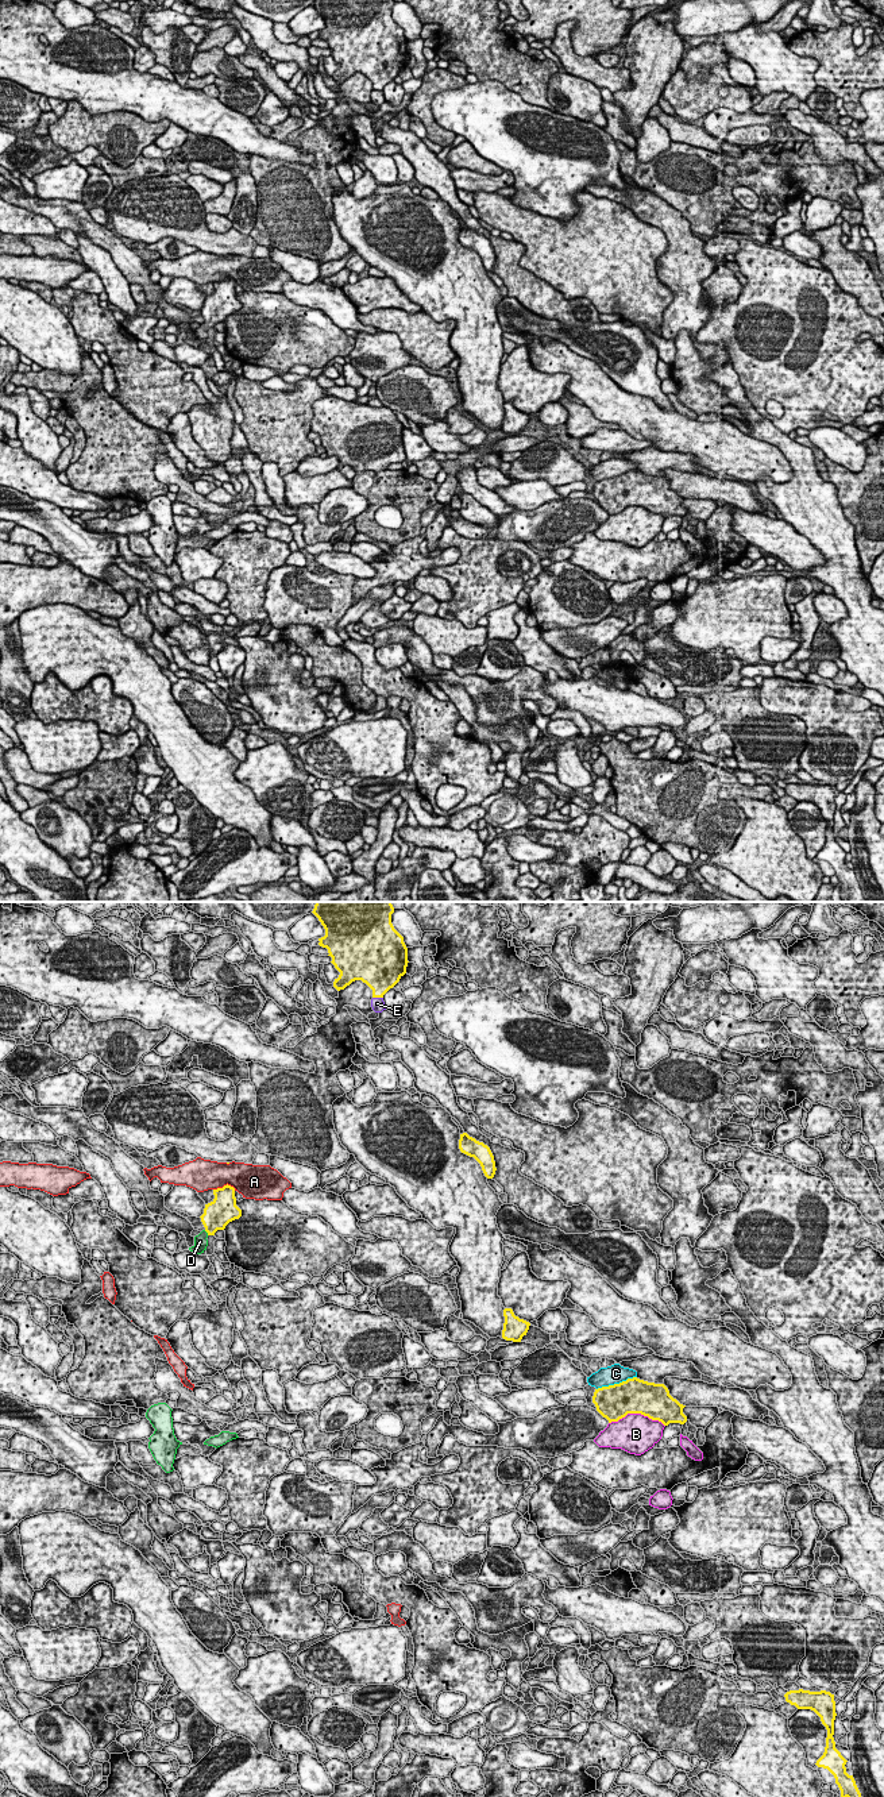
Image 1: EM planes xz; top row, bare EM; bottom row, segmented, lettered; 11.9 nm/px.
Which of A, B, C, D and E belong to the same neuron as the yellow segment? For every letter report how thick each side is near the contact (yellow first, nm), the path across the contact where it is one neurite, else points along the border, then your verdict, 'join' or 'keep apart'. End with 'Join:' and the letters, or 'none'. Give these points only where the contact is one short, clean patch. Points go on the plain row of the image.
A: 280/360 nm | keep apart
B: 420/460 nm | keep apart
C: 420/240 nm | keep apart
D: 340/160 nm | across xz (217, 307), (207, 324), (200, 334) | join
E: 360/160 nm | keep apart
Join: D

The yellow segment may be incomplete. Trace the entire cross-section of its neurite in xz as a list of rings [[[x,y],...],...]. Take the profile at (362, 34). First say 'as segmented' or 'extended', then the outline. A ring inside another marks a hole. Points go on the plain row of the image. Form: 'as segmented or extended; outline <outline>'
as segmented; outline [[[314,0],[312,5],[325,22],[319,38],[328,42],[331,55],[340,65],[333,74],[337,84],[362,73],[372,82],[372,90],[383,90],[406,66],[408,41],[391,16],[394,0]]]

